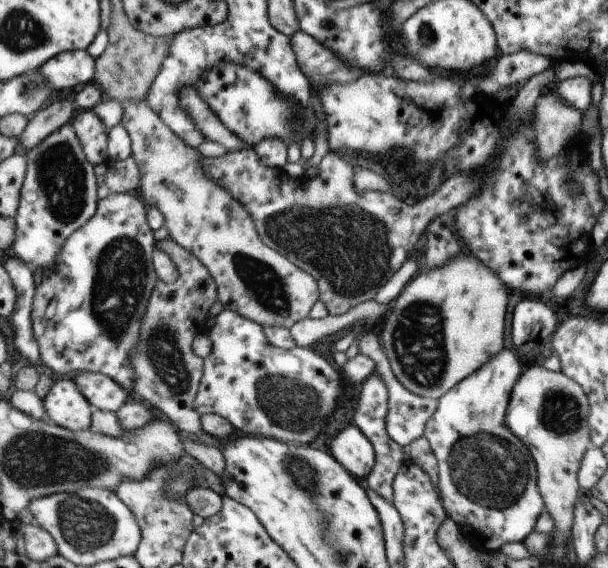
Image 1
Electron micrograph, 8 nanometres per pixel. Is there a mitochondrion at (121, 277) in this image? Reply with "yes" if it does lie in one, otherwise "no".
yes

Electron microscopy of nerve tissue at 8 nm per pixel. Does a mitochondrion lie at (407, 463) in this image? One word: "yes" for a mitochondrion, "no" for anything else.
no

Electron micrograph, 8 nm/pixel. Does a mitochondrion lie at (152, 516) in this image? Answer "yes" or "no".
yes

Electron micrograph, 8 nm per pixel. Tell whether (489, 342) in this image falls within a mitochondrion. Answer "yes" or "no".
no

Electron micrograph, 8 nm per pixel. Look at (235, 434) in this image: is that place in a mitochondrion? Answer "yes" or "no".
no

